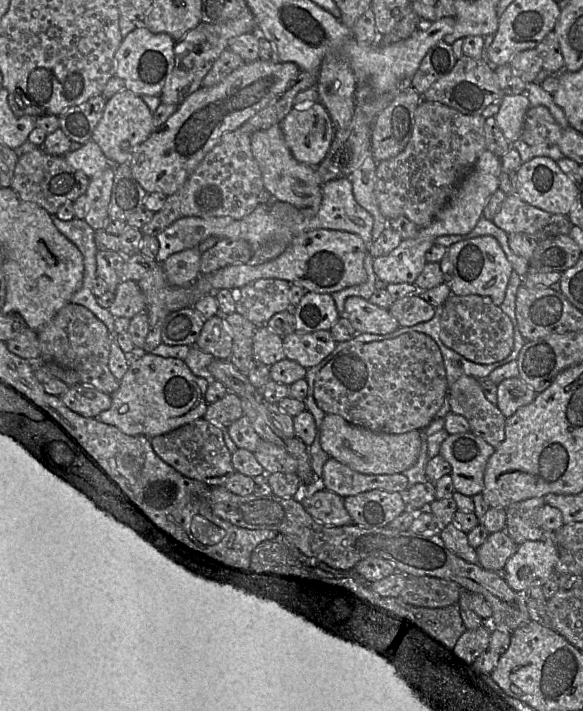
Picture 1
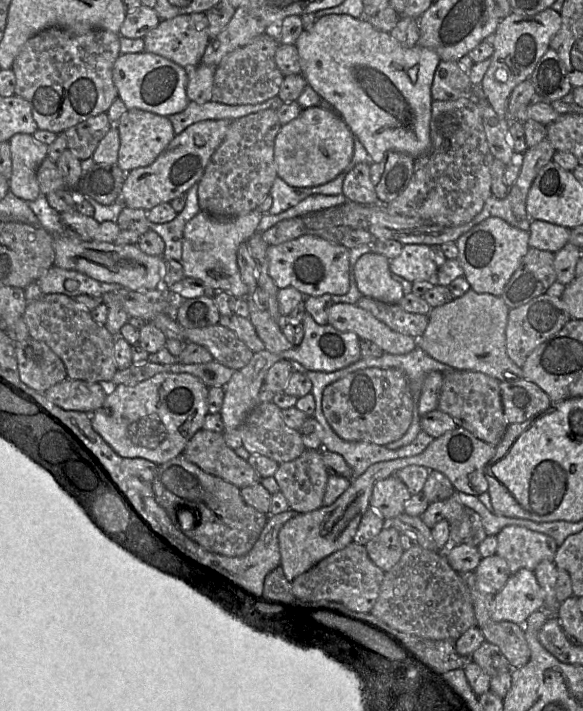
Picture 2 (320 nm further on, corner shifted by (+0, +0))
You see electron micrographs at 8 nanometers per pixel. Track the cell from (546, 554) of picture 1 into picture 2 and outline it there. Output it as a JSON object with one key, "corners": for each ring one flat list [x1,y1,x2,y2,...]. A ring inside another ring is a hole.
{"corners":[[520,569,512,574,492,602,492,619,524,625,535,611,543,609,544,590,532,570]]}

